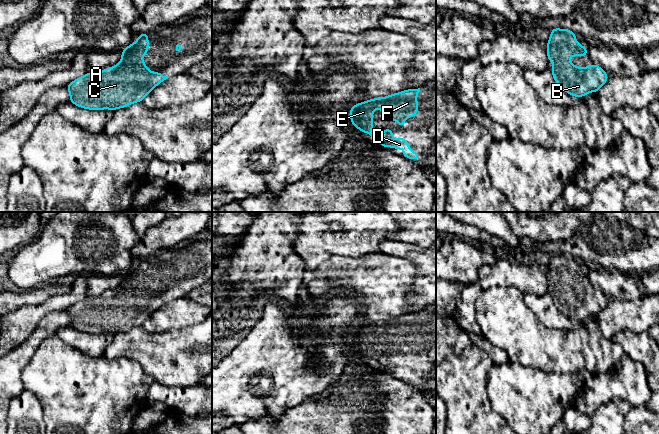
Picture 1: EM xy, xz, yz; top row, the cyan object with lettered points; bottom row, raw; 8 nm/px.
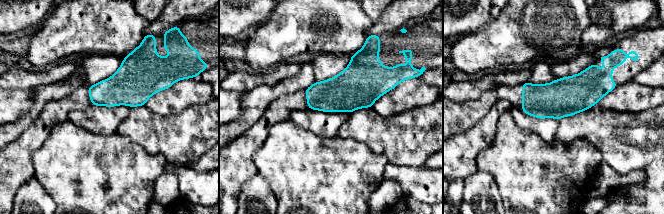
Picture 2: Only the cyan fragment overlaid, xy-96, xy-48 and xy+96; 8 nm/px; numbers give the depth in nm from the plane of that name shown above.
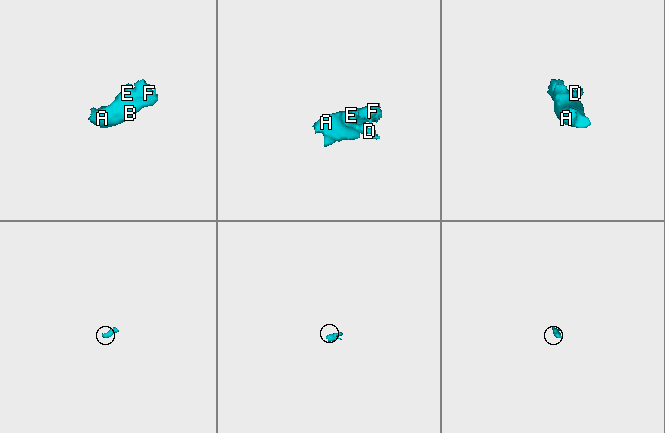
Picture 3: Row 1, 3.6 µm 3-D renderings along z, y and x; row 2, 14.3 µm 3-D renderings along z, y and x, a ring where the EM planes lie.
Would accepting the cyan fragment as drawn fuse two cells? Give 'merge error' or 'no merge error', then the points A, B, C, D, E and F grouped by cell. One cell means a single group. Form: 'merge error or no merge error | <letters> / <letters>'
no merge error | A B C D E F

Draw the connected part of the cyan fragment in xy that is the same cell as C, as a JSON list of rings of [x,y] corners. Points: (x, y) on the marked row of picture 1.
[[[148,33],[139,34],[140,36],[133,44],[122,50],[121,60],[116,66],[97,73],[86,72],[84,76],[69,83],[66,88],[70,94],[70,102],[89,110],[110,109],[115,111],[118,108],[143,101],[157,85],[168,79],[168,76],[163,76],[160,72],[151,72],[145,66],[145,61],[141,59],[141,55],[148,54]]]

